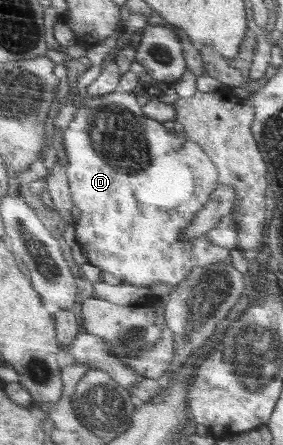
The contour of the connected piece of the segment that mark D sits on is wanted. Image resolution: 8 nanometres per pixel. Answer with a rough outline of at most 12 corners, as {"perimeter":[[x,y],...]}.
{"perimeter":[[132,92],[80,100],[58,142],[75,239],[173,289],[230,249],[185,229],[220,185]]}

